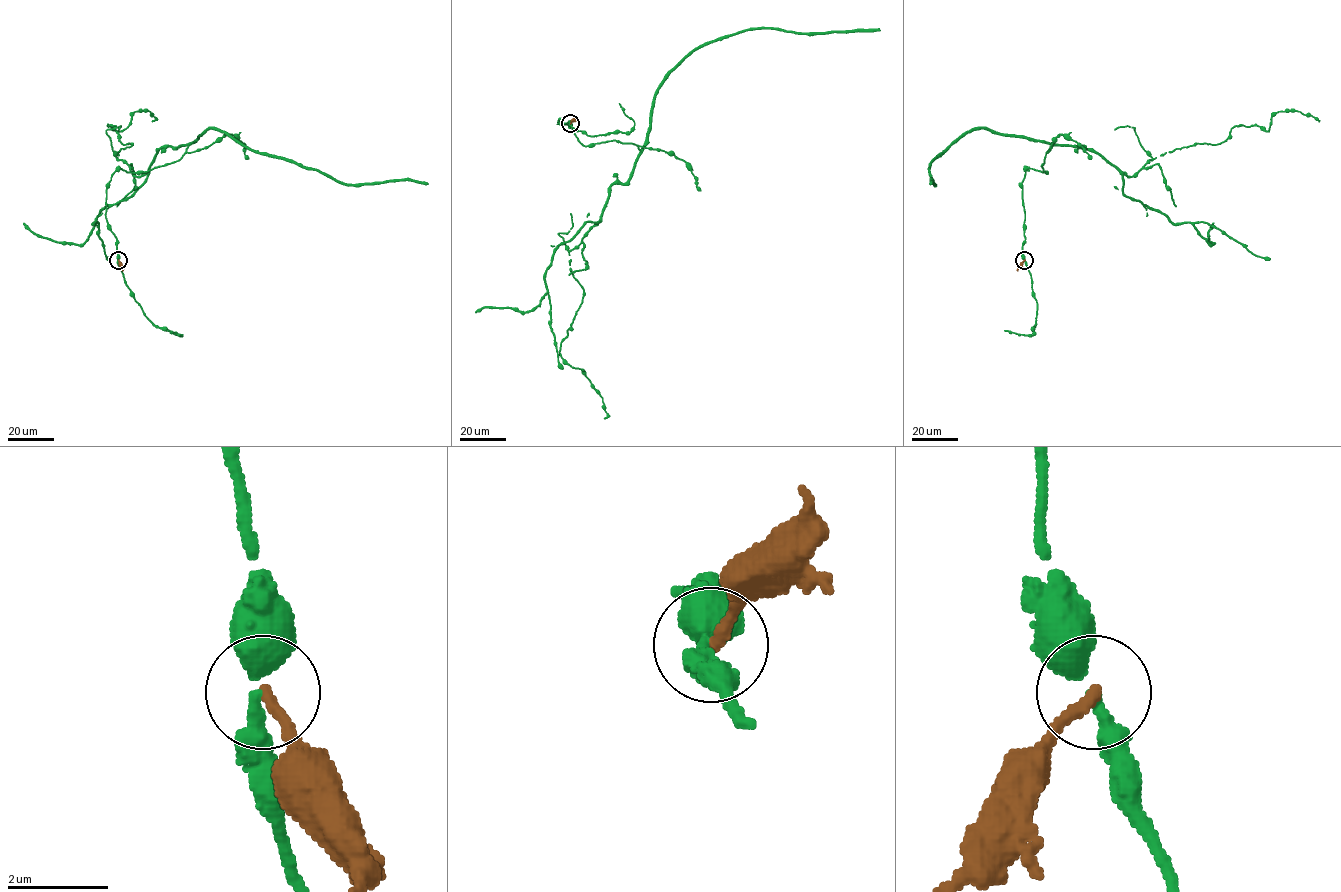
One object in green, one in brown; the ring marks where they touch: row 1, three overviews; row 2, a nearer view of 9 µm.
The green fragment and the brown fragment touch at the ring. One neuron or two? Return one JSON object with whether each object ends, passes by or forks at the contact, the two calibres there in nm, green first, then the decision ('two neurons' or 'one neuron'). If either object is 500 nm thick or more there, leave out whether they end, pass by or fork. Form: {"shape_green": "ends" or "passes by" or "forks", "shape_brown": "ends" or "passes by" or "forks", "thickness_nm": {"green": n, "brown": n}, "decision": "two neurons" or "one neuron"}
{"shape_green": "passes by", "shape_brown": "ends", "thickness_nm": {"green": 320, "brown": 240}, "decision": "two neurons"}

